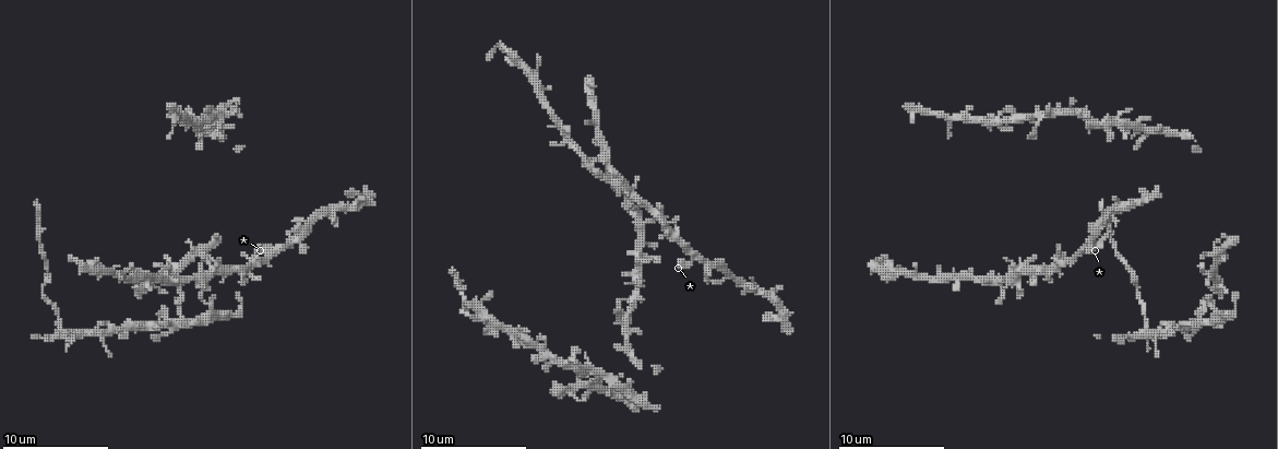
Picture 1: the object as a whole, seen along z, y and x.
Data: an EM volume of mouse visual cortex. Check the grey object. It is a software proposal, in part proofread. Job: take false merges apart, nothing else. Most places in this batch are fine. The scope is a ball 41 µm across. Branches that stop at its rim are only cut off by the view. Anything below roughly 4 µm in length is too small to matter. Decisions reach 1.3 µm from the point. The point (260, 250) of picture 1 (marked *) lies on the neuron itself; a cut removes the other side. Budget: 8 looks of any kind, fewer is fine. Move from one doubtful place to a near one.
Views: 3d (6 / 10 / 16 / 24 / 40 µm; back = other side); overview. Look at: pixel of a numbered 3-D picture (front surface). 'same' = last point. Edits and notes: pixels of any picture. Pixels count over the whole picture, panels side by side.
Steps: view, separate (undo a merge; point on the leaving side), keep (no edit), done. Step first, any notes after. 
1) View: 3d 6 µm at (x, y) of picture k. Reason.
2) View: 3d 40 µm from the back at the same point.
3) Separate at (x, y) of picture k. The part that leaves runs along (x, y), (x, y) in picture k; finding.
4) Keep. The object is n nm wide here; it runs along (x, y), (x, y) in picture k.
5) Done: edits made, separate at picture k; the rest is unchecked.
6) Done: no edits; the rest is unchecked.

View: 3d 6 µm at (1042, 116) of picture 1. Four arms meet.

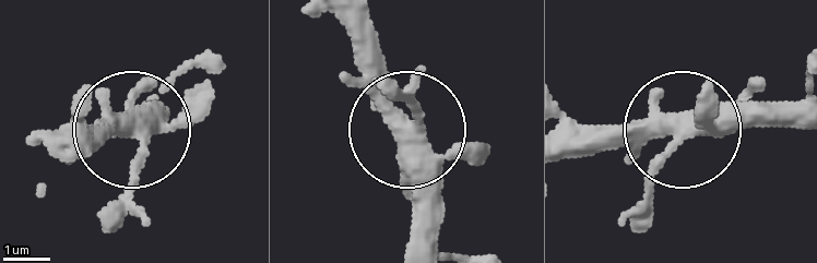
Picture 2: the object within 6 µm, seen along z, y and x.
Keep. The object is 360 nm wide here; continuous, no second neuron.

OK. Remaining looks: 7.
View: 3d 16 µm at (281, 249) of picture 1. Two arms in line, one across.

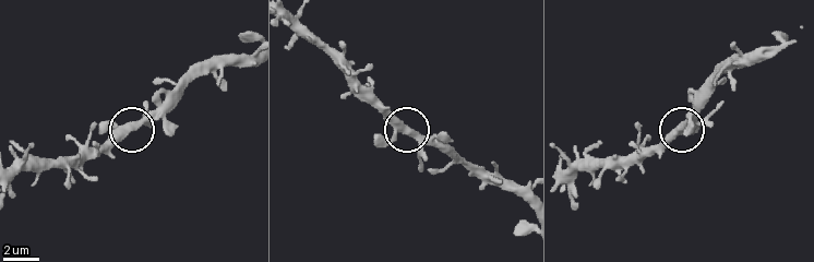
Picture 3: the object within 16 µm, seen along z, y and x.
Keep. Continuous, no second neuron.

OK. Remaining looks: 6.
View: 3d 16 µm at (634, 274) of picture 1.

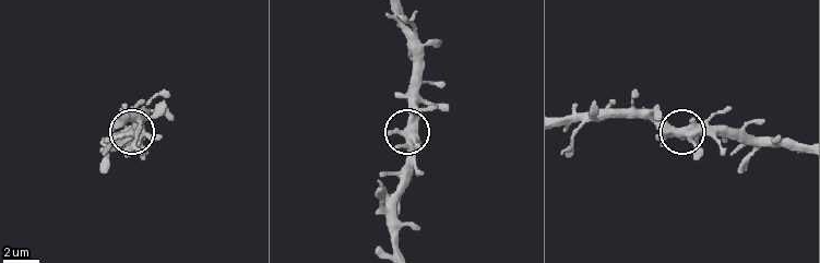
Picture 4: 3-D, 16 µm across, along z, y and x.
View: 3d 16 µm from the back at (681, 131) of picture 4.

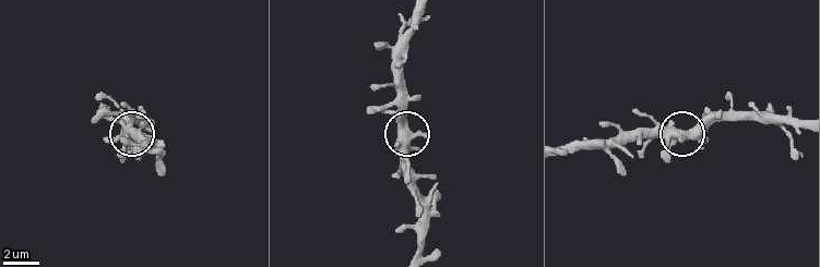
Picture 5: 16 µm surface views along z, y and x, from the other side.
Keep. The object is 450 nm wide here; all the same neuron.

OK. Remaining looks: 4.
View: 3d 16 µm at (311, 223) of picture 1. Three-way junction.

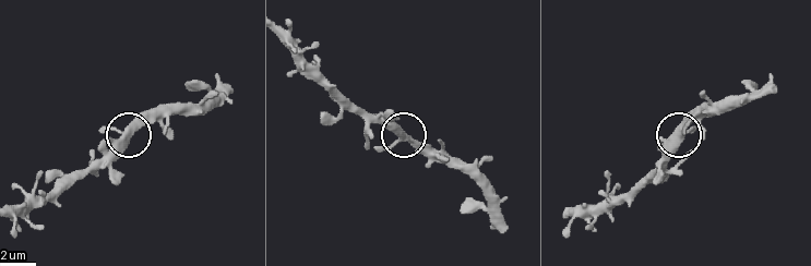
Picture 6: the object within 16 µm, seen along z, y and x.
Keep. The object is 350 nm wide here; one neuron here.

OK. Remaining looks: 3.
Done: no edits; the rest is unchecked.

